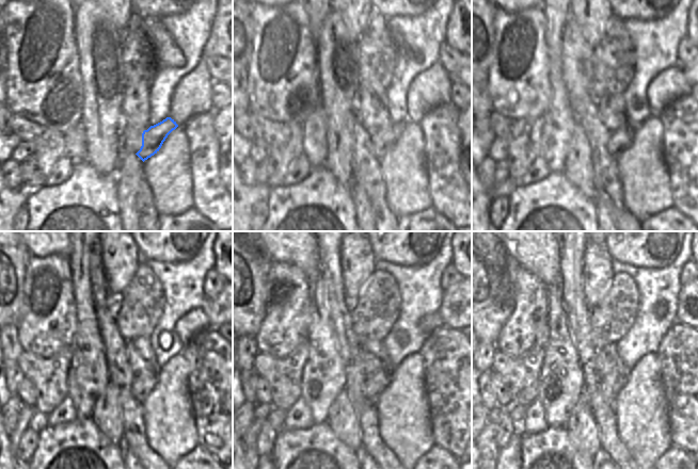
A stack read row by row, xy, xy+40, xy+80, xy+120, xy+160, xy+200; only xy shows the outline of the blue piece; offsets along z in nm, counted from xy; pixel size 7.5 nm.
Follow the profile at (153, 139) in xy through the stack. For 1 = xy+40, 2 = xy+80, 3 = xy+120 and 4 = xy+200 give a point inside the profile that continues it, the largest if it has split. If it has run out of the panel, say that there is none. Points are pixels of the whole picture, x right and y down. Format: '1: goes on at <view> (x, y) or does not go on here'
1: goes on at xy+40 (383, 141)
2: goes on at xy+80 (619, 142)
3: goes on at xy+120 (145, 381)
4: goes on at xy+200 (617, 385)

